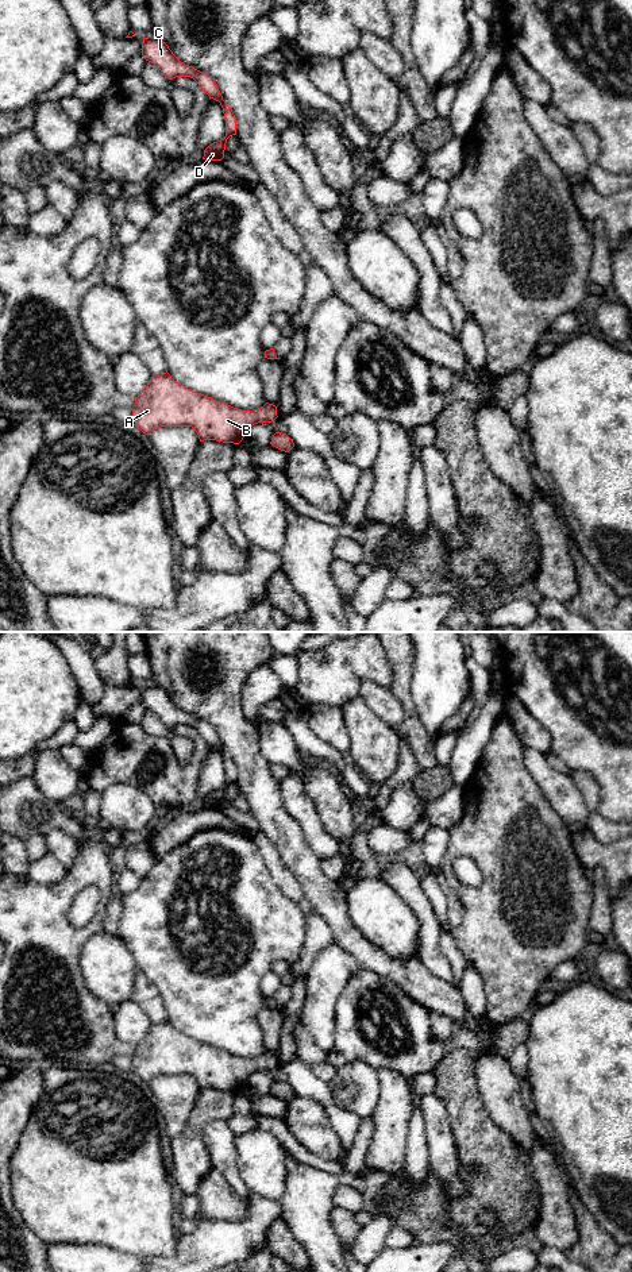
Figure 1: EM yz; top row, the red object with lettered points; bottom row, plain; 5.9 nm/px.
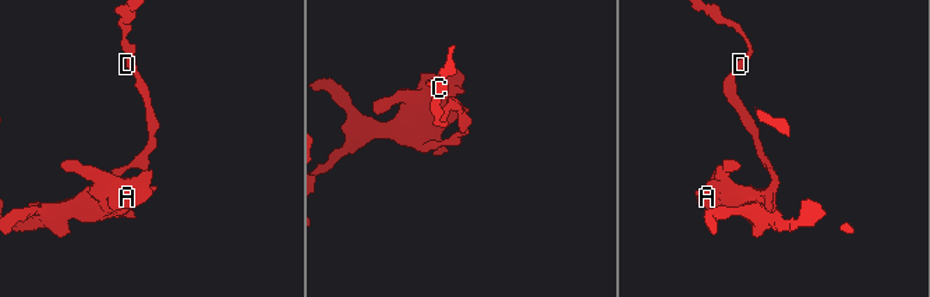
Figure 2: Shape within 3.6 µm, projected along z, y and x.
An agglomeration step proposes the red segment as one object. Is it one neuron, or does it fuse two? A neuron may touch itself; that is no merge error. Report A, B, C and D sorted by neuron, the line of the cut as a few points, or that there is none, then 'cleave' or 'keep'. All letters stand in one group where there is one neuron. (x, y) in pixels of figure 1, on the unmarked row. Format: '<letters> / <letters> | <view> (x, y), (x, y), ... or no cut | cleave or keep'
A B C D | no cut | keep

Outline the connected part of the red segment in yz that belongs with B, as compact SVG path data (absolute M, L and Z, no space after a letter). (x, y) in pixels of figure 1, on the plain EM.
M167 1019L151 1025L131 1057L132 1072L146 1083L161 1075L192 1075L200 1090L234 1092L239 1092L253 1074L278 1065L273 1052L242 1059L188 1037Z

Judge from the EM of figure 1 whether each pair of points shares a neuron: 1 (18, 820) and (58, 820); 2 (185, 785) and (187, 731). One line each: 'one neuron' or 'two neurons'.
1: one neuron
2: one neuron

